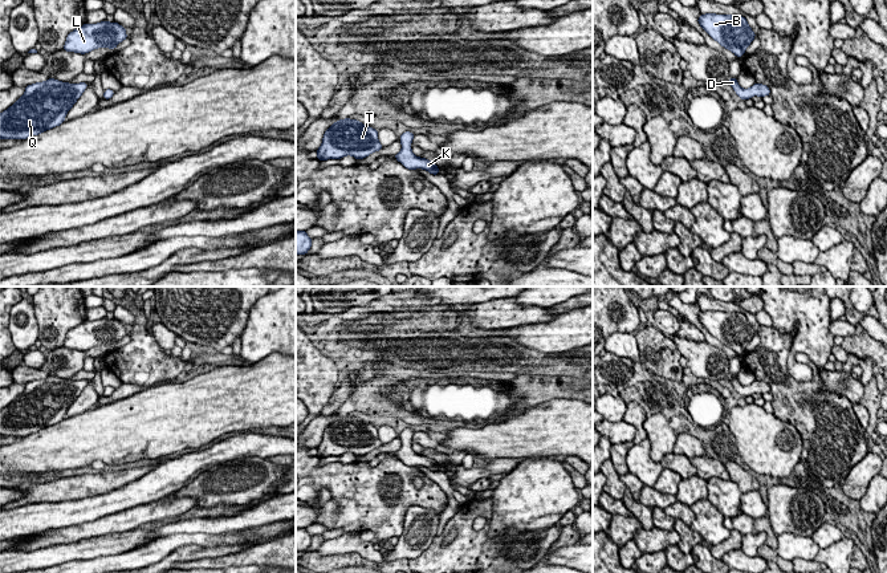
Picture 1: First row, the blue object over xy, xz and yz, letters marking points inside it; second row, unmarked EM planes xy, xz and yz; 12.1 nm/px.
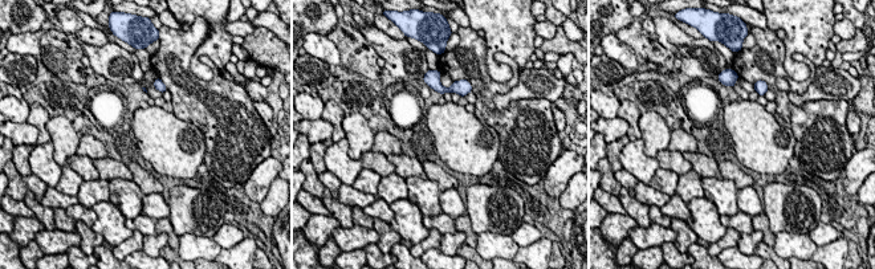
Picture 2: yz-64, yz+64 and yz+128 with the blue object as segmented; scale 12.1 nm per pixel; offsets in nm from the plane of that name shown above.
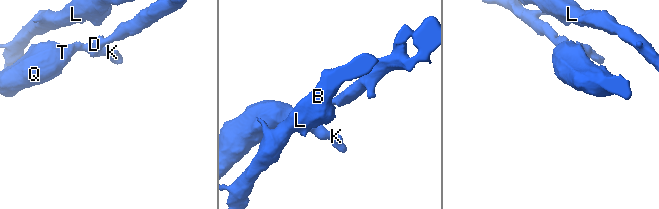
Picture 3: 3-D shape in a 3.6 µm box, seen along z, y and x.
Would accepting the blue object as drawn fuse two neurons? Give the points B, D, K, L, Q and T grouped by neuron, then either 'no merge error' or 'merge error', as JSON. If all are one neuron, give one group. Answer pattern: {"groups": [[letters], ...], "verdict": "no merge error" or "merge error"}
{"groups": [["B", "D", "L"], ["K", "Q", "T"]], "verdict": "merge error"}

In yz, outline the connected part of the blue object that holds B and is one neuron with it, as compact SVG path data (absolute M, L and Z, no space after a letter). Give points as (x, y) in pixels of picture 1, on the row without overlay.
M705 310L699 313L697 320L708 333L733 349L736 354L744 353L756 334L756 330L742 313Z

